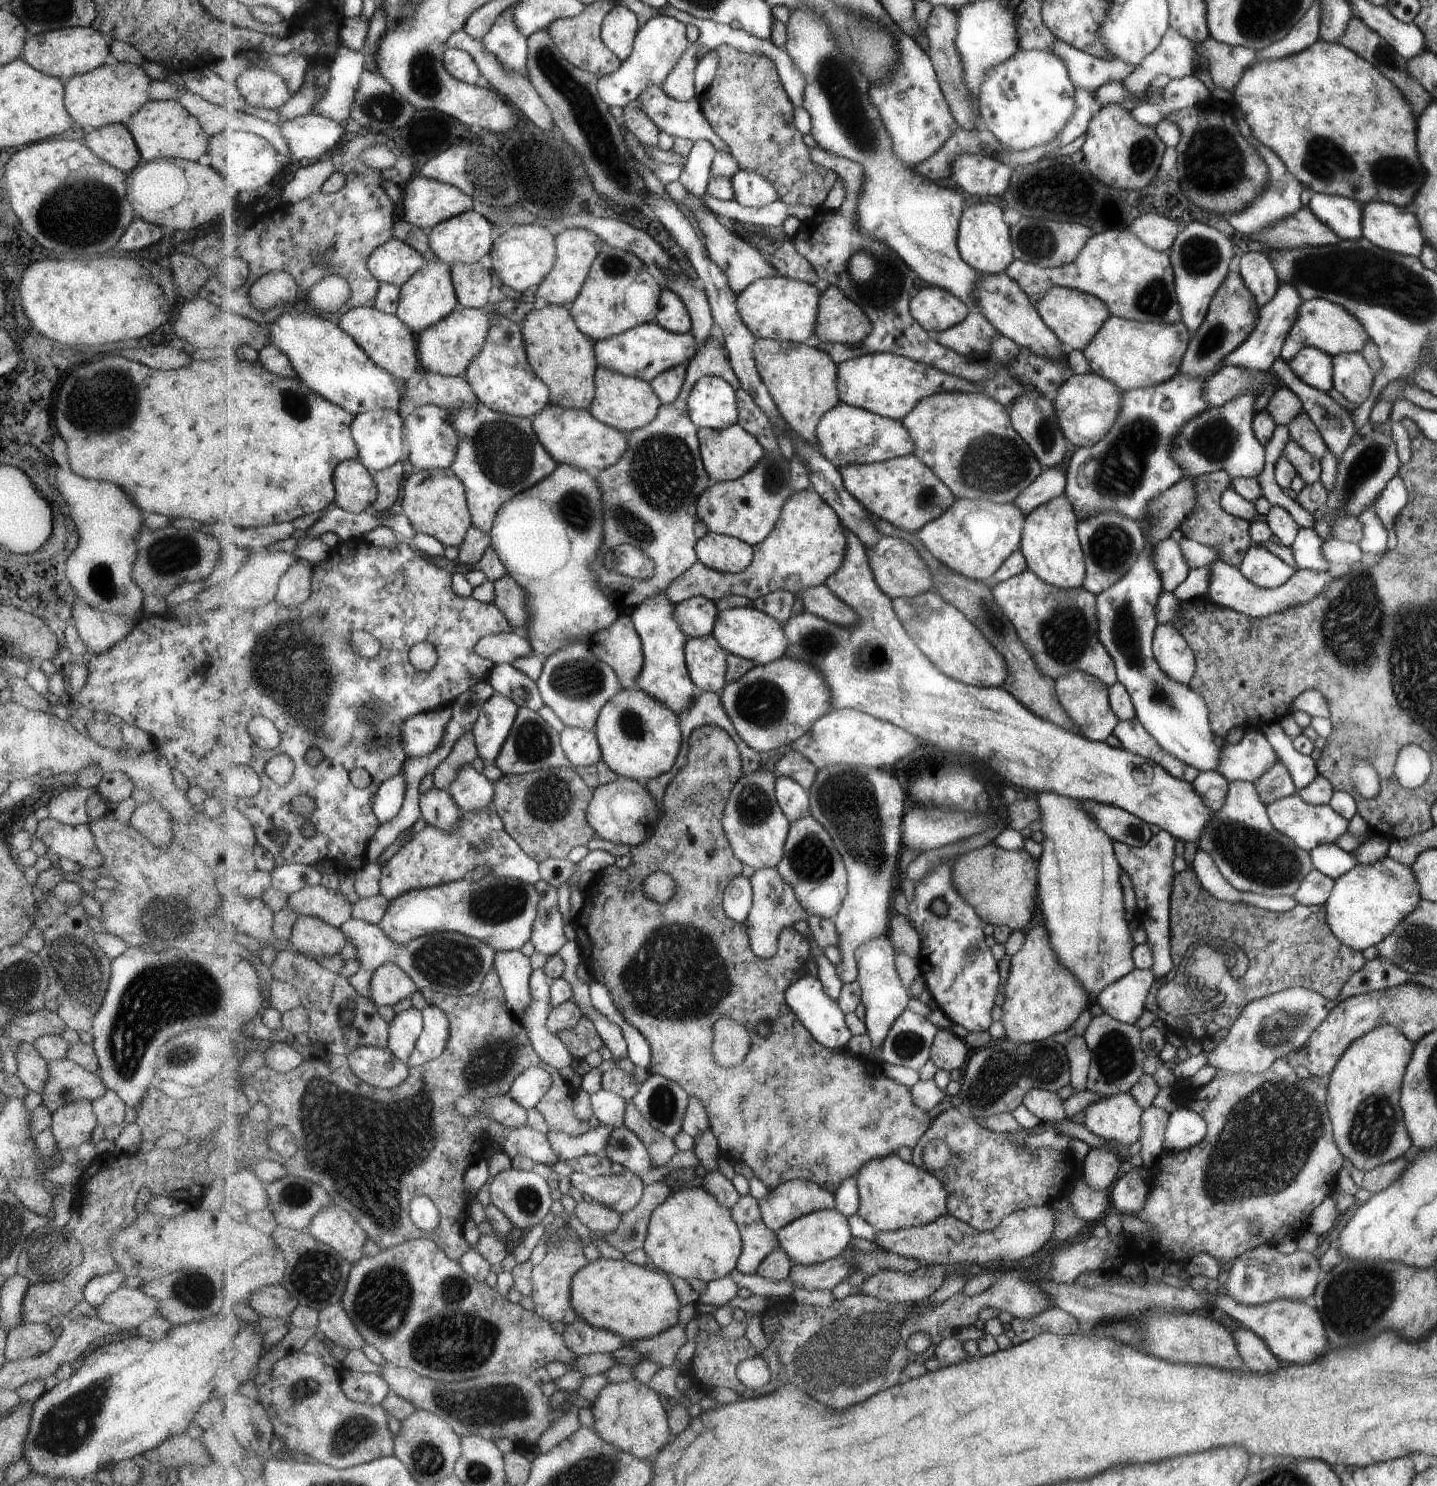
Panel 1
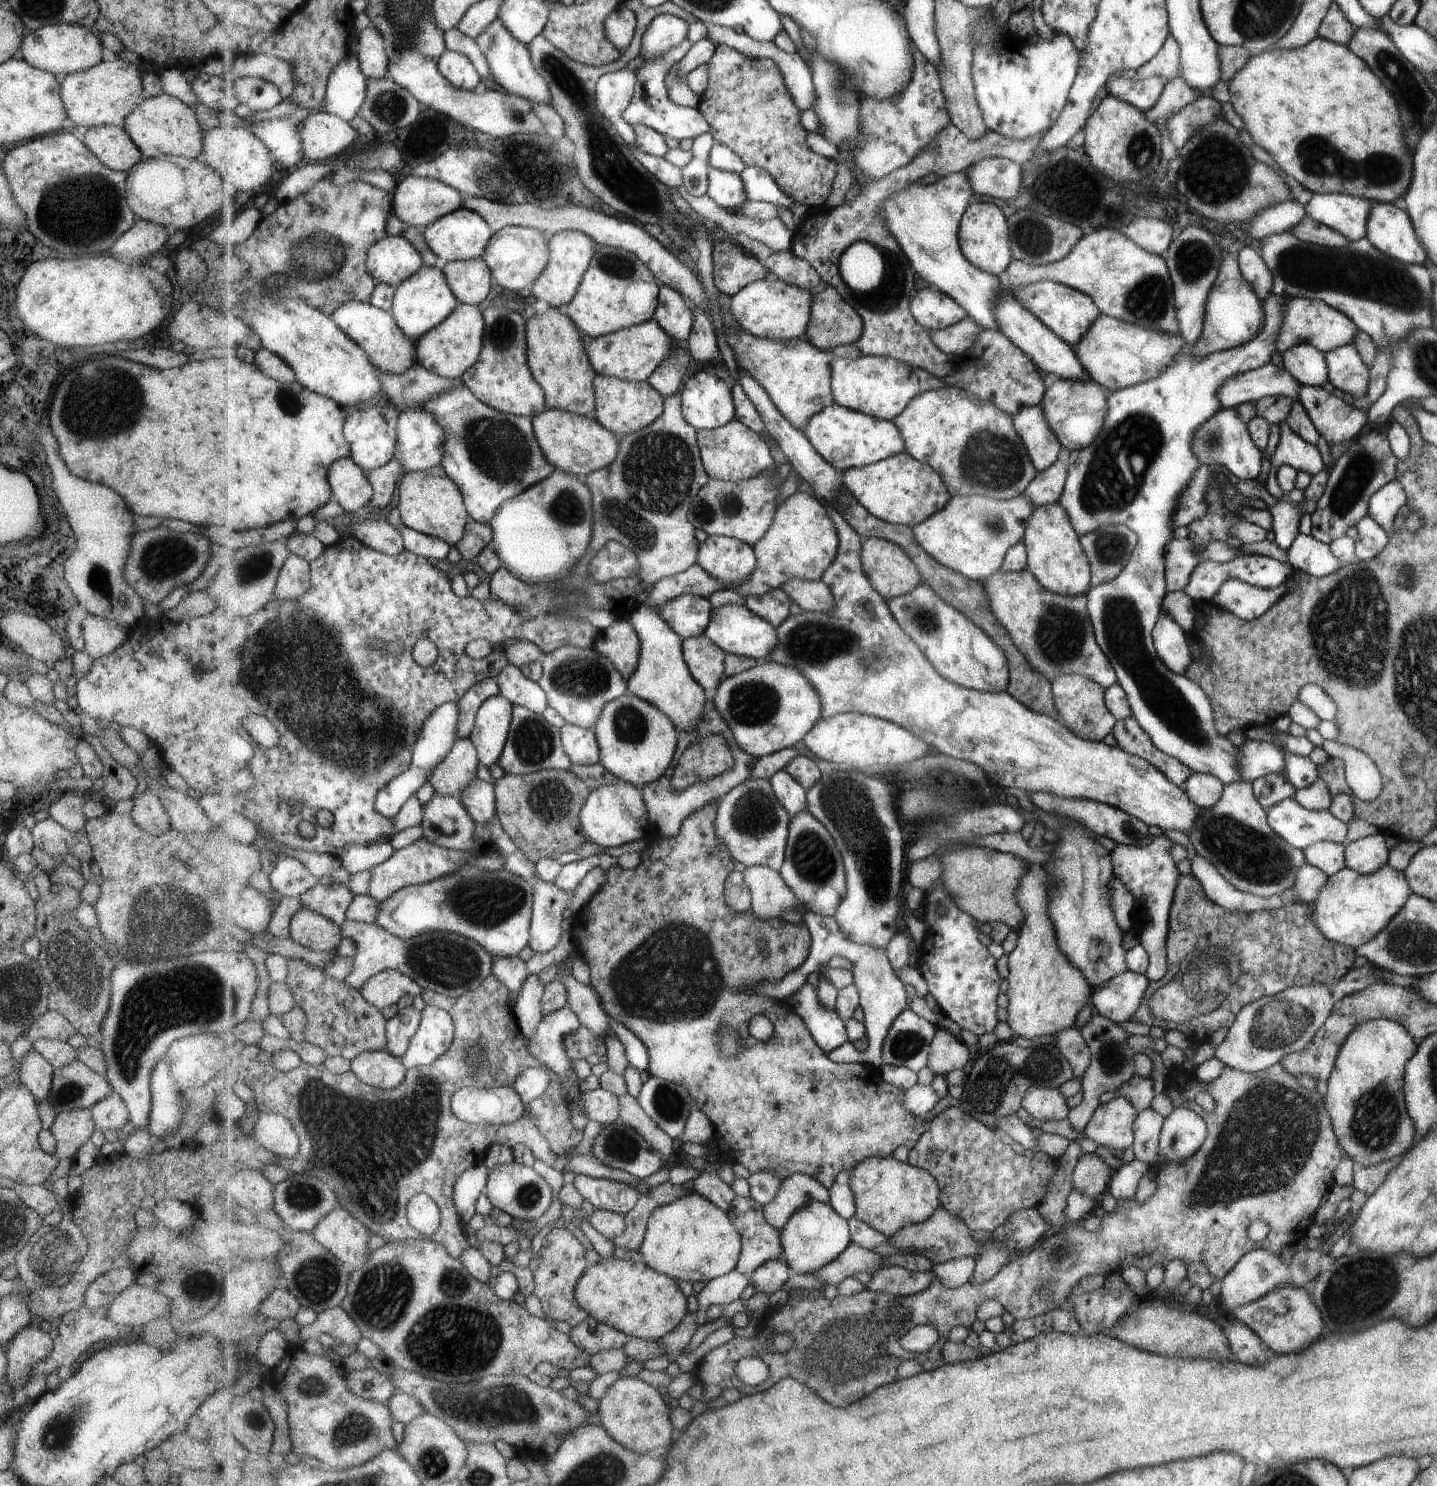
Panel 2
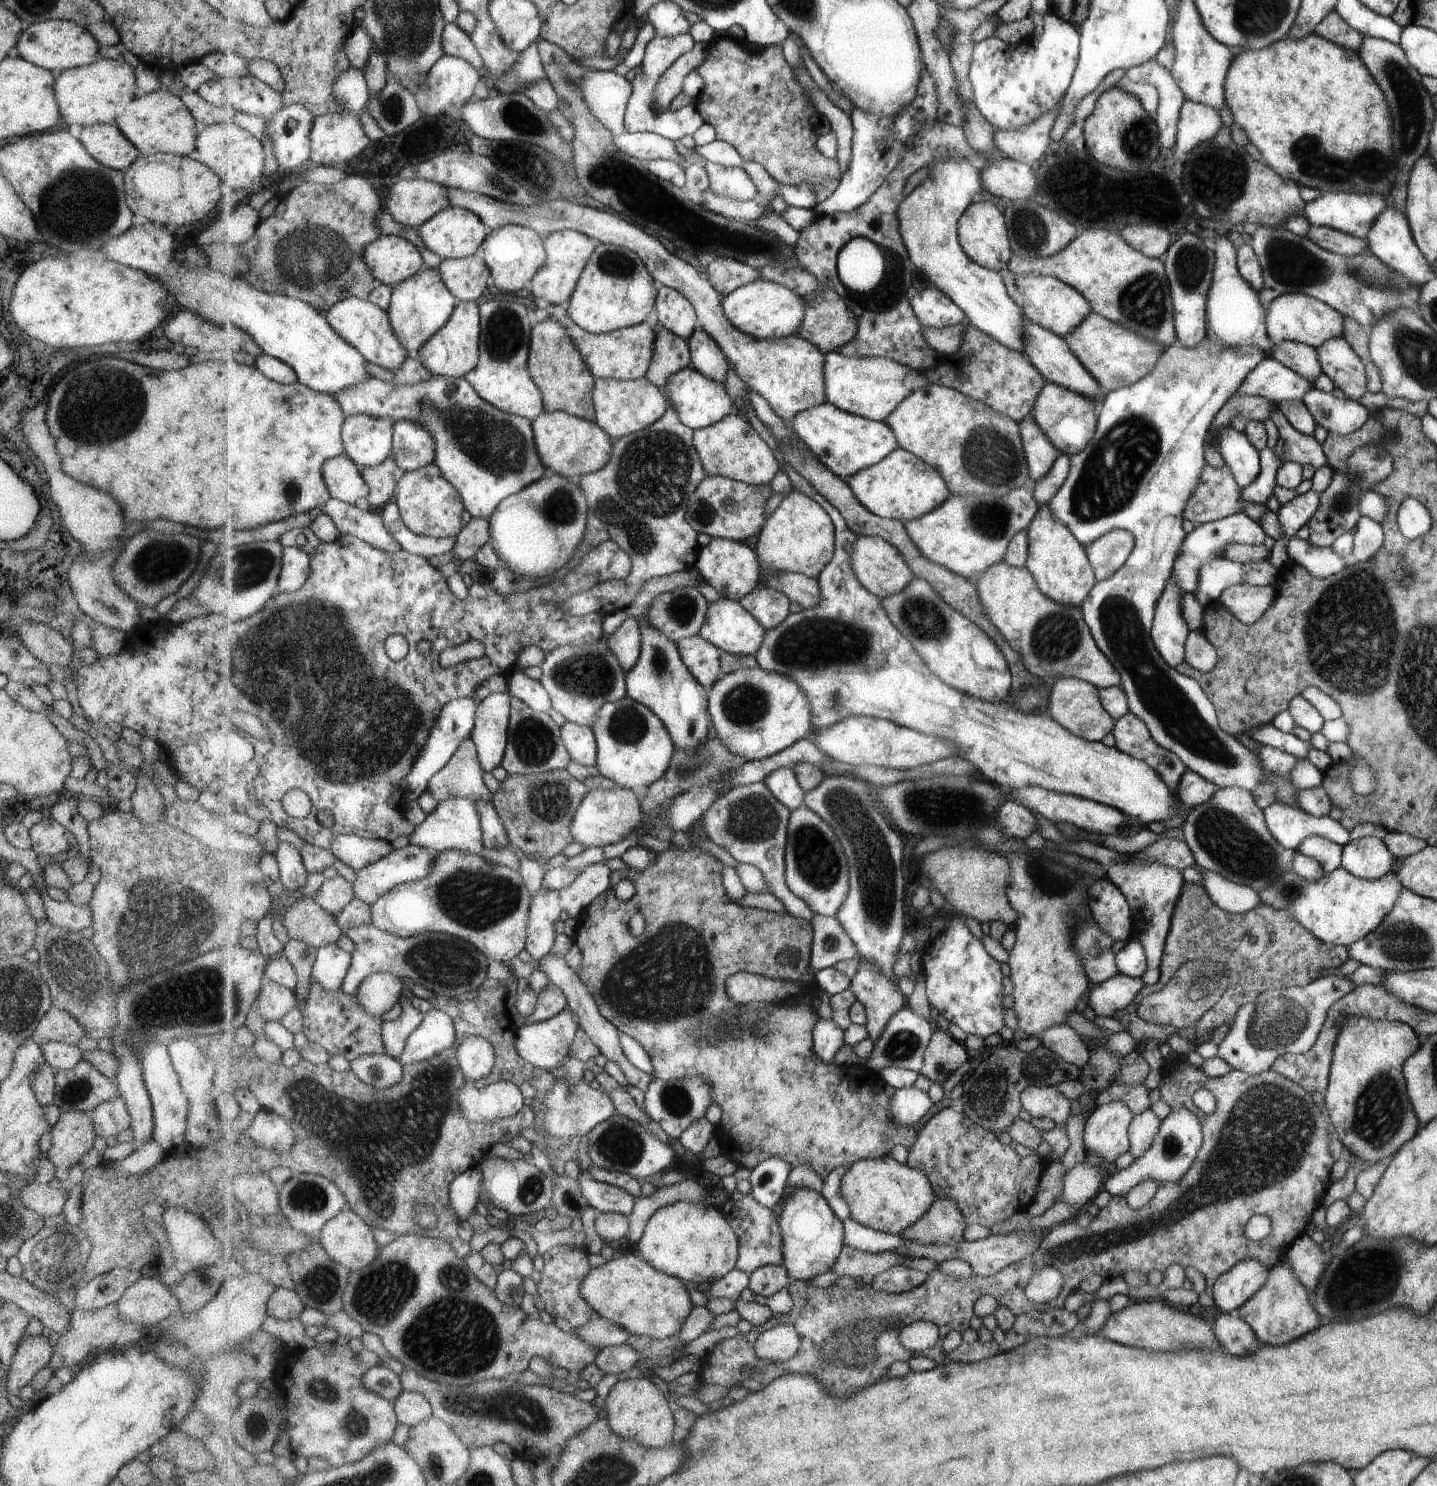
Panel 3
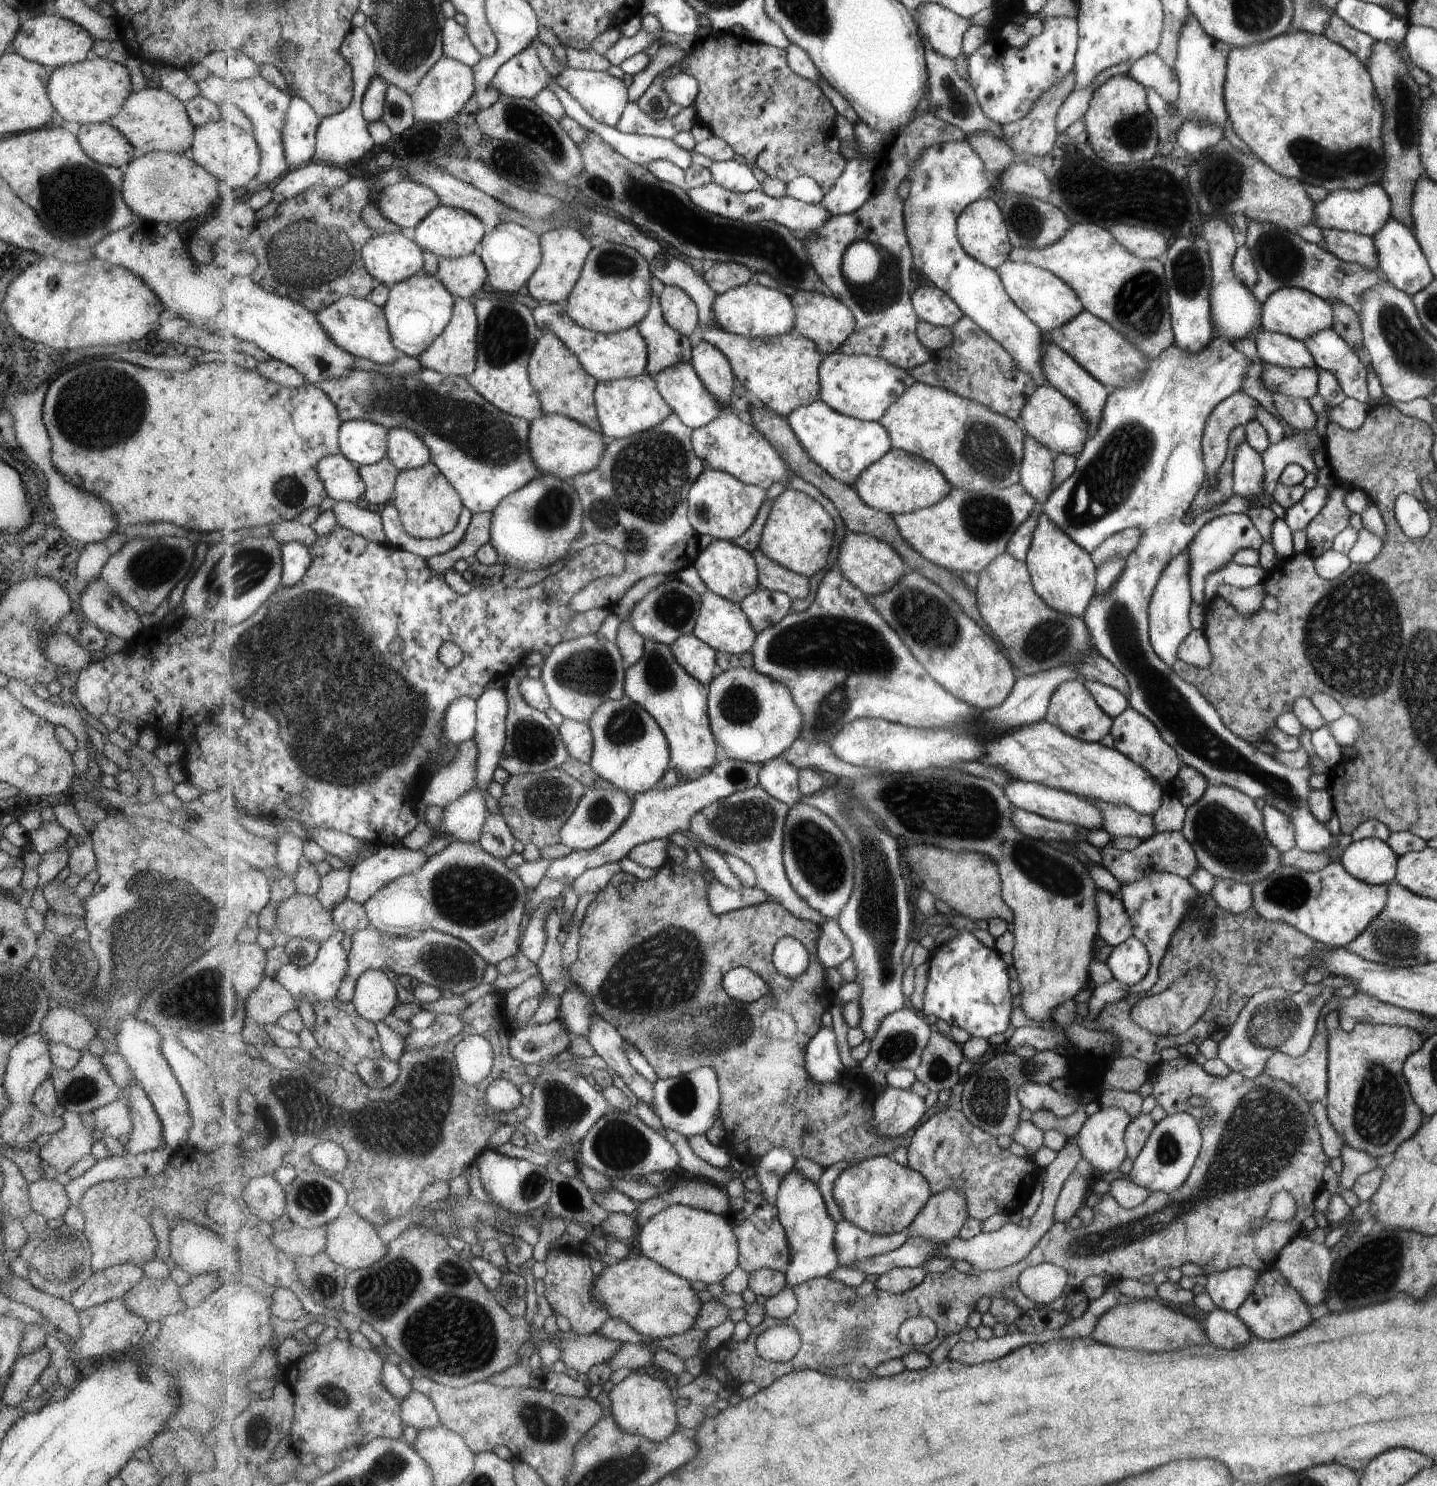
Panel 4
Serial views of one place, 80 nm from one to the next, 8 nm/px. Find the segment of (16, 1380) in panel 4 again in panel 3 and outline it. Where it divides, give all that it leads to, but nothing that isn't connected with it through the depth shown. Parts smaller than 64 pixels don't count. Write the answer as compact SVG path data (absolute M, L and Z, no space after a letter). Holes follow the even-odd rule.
M27 1335L19 1339L6 1374L7 1393L16 1395L30 1378L49 1362L52 1353L52 1340L43 1335Z

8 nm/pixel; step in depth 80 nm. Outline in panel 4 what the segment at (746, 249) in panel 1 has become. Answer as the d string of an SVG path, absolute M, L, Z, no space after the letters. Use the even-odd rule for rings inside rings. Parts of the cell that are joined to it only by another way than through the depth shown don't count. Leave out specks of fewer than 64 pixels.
M736 262L714 263L705 272L704 279L709 286L719 295L726 293L729 289L746 285L754 277L754 271L744 264Z

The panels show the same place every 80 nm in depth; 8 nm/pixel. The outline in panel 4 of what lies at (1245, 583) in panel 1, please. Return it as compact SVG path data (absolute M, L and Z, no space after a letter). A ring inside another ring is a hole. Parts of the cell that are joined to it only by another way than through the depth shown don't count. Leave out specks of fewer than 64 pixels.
M1256 584L1247 588L1219 585L1215 592L1217 596L1225 599L1244 619L1261 608L1261 600L1264 597L1262 584Z

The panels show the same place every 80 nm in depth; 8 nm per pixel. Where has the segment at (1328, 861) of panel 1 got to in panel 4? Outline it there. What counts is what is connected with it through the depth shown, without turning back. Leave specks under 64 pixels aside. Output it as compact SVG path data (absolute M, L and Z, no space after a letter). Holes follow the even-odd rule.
M1217 334L1209 345L1205 345L1200 351L1190 353L1184 351L1182 348L1179 348L1175 344L1169 345L1165 350L1162 350L1157 357L1153 357L1149 361L1149 365L1141 381L1137 381L1133 386L1129 385L1128 387L1117 387L1112 389L1109 396L1106 398L1105 408L1102 414L1101 425L1098 426L1098 429L1094 430L1093 434L1089 434L1088 439L1081 452L1075 455L1075 468L1073 472L1058 486L1053 488L1053 492L1050 493L1050 496L1038 506L1037 510L1040 514L1047 516L1051 519L1051 522L1054 522L1055 526L1059 527L1059 530L1062 530L1073 542L1078 543L1080 547L1083 547L1083 550L1086 550L1089 554L1090 552L1098 546L1098 544L1104 539L1107 538L1110 534L1114 532L1128 529L1129 527L1138 528L1140 531L1140 537L1137 541L1137 546L1126 556L1125 558L1125 569L1122 570L1121 577L1118 578L1118 581L1114 582L1114 586L1109 588L1106 593L1102 595L1095 595L1090 598L1089 604L1085 608L1085 612L1082 614L1082 621L1085 623L1086 627L1089 630L1090 636L1094 641L1094 648L1098 649L1098 654L1104 656L1109 662L1114 663L1116 667L1124 674L1127 684L1129 684L1129 694L1127 702L1129 706L1137 711L1139 714L1142 714L1145 718L1148 718L1157 728L1158 733L1161 735L1161 738L1171 745L1175 752L1181 756L1182 764L1187 765L1188 767L1194 768L1196 771L1199 771L1208 782L1209 785L1227 785L1228 787L1233 787L1239 792L1243 792L1246 795L1250 796L1252 799L1260 798L1263 799L1267 805L1271 805L1273 808L1276 808L1278 811L1283 812L1289 817L1289 820L1294 826L1294 846L1302 851L1307 852L1319 852L1327 851L1331 849L1332 842L1334 841L1331 834L1327 830L1327 827L1319 822L1310 812L1309 807L1307 806L1307 793L1310 791L1309 785L1307 784L1308 778L1312 773L1309 766L1305 765L1300 769L1293 769L1286 766L1283 766L1281 763L1277 762L1274 758L1271 758L1265 753L1261 753L1254 749L1250 743L1246 740L1239 738L1238 735L1235 735L1224 726L1223 722L1217 711L1214 709L1214 706L1211 706L1210 702L1207 702L1207 699L1203 698L1202 693L1198 690L1198 687L1193 686L1193 684L1184 681L1182 678L1179 678L1179 675L1176 675L1174 671L1171 670L1171 667L1168 667L1166 663L1162 661L1155 654L1153 647L1150 645L1149 637L1149 614L1147 612L1147 607L1150 604L1150 598L1154 594L1155 585L1159 580L1159 577L1162 576L1164 566L1174 557L1177 556L1177 553L1182 551L1187 547L1187 543L1193 537L1193 534L1197 532L1199 528L1210 519L1229 513L1246 513L1249 509L1248 507L1252 504L1251 497L1245 497L1239 495L1231 495L1225 503L1207 510L1207 512L1201 512L1201 514L1195 516L1193 521L1189 525L1185 525L1181 522L1181 518L1187 512L1189 512L1191 501L1194 500L1195 493L1201 489L1203 482L1205 482L1205 466L1202 459L1202 432L1206 426L1207 417L1213 412L1215 405L1218 405L1219 402L1225 400L1227 397L1230 397L1231 394L1240 390L1242 385L1242 378L1246 376L1247 369L1250 369L1250 364L1252 360L1242 353L1242 351L1237 350L1232 342L1224 337L1222 334ZM1314 427L1304 431L1293 431L1288 437L1269 446L1260 454L1263 463L1262 492L1271 496L1278 476L1289 463L1297 463L1306 473L1315 473L1311 458L1315 448L1323 446L1323 436L1317 436Z

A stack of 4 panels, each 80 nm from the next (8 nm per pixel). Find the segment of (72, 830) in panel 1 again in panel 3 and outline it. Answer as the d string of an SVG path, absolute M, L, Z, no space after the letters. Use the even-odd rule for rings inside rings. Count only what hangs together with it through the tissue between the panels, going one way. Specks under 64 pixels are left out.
M51 816L40 823L33 825L29 830L31 849L36 854L53 855L56 850L67 850L72 839L68 832L59 824L53 824Z

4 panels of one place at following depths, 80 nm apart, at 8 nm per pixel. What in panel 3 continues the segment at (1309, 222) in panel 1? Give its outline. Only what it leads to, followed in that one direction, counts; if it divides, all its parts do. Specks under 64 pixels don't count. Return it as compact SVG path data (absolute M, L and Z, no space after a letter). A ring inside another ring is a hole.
M1307 226L1305 237L1325 250L1333 251L1340 255L1356 255L1369 249L1368 242L1350 234L1345 234L1322 226Z

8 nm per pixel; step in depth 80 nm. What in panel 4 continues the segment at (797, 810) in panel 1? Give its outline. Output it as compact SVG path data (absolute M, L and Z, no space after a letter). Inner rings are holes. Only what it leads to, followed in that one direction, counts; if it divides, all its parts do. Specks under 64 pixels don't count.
M787 755L766 761L760 772L760 783L773 798L795 806L803 796L800 791L800 769L787 760Z

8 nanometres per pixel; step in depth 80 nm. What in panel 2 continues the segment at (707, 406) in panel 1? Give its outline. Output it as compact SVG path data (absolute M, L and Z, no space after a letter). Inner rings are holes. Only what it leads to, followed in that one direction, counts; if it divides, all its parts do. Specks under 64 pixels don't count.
M699 371L685 378L679 393L685 418L696 429L716 429L736 418L732 386L713 372Z

